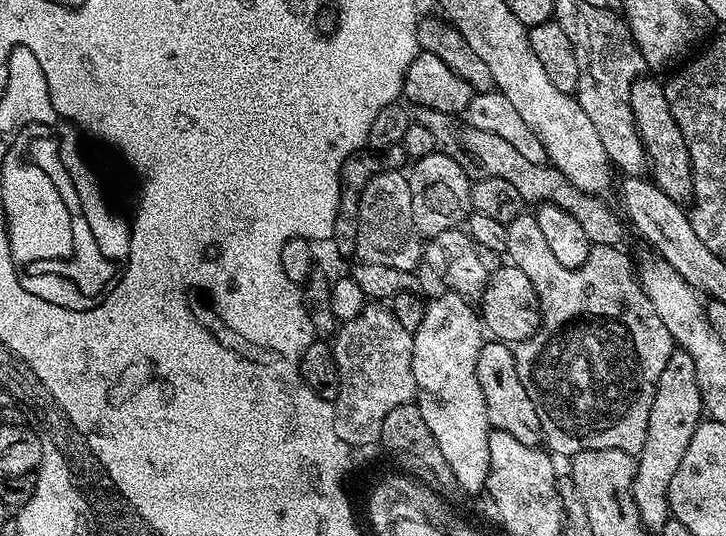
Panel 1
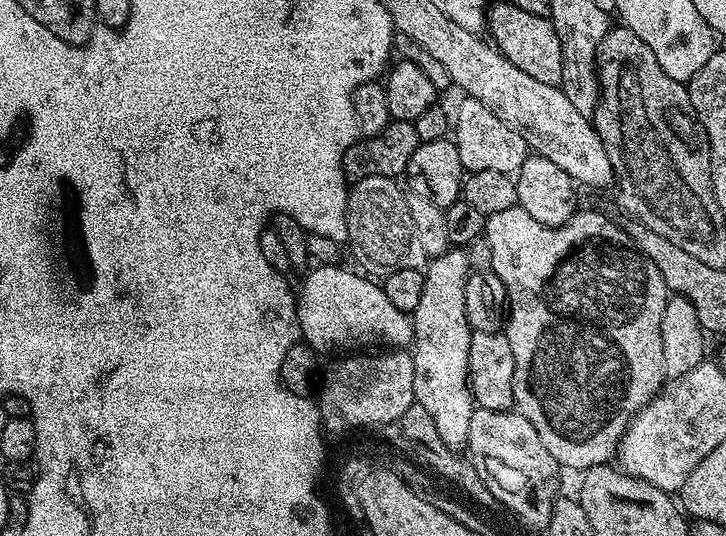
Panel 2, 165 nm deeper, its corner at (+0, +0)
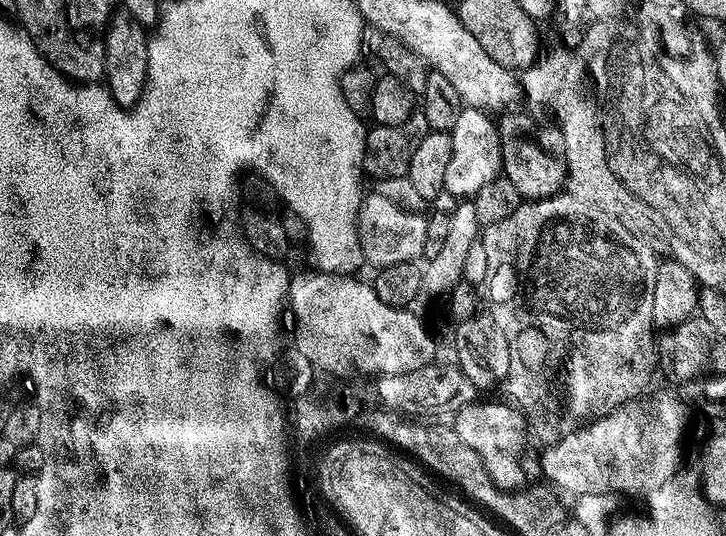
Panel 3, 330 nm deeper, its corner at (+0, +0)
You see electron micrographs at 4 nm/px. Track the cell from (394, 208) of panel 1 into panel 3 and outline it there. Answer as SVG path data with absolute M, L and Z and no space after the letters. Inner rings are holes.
M365 195L356 210L356 229L365 261L369 265L373 264L376 270L394 266L398 262L411 264L419 261L424 255L424 244L430 239L428 224L420 215L419 211L401 208L390 202L390 198Z

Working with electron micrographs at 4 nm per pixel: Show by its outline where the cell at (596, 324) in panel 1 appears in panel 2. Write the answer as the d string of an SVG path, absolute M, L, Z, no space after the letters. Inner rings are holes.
M519 206L510 210L498 210L498 214L487 217L483 238L488 240L491 251L492 266L490 271L498 274L502 286L506 286L508 295L508 311L506 313L506 335L510 342L510 350L514 350L514 405L515 411L521 412L538 430L538 438L550 450L550 458L556 460L561 469L580 468L587 470L607 464L613 459L616 449L628 423L635 418L636 413L651 402L656 393L663 389L666 383L664 363L662 362L662 310L666 310L666 302L670 295L666 282L650 258L641 254L627 234L621 235L622 228L612 220L607 220L600 212L584 212L577 210L562 226L542 226L542 222L534 222L526 210Z

